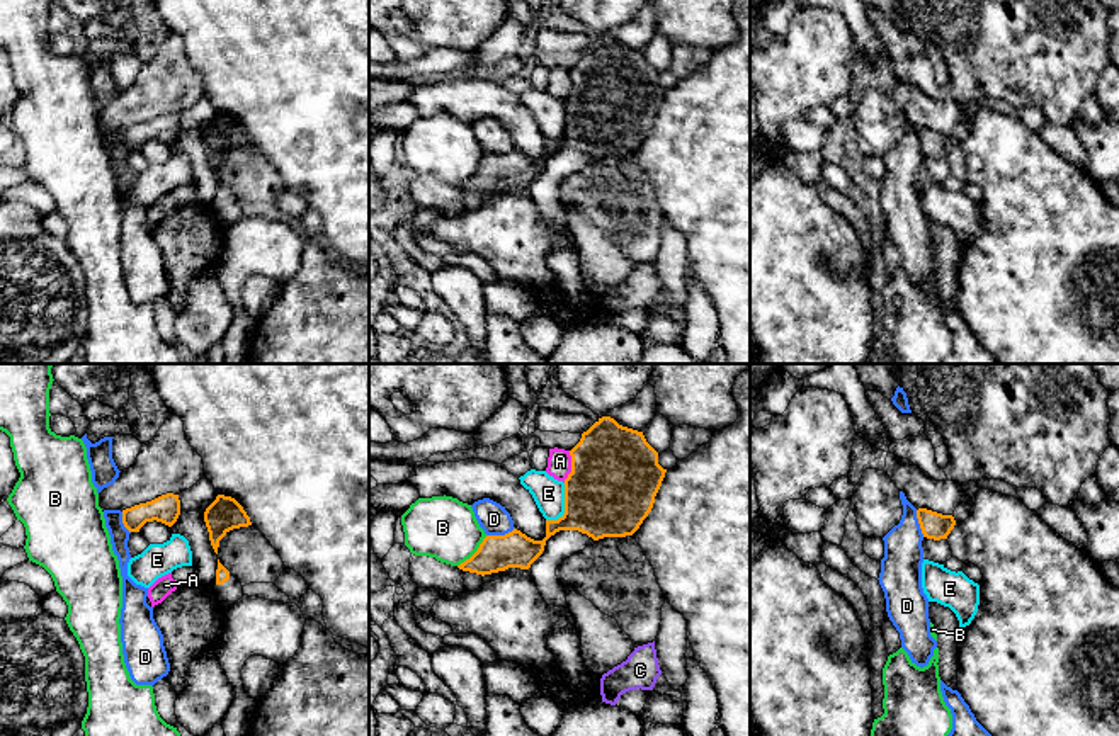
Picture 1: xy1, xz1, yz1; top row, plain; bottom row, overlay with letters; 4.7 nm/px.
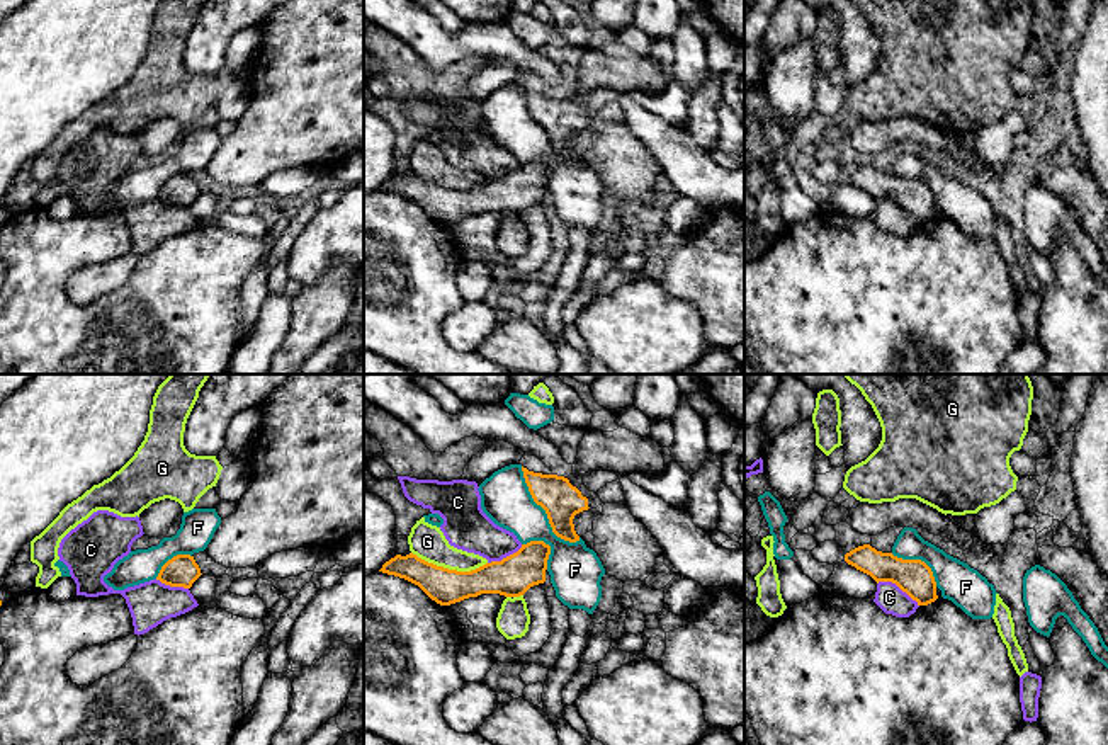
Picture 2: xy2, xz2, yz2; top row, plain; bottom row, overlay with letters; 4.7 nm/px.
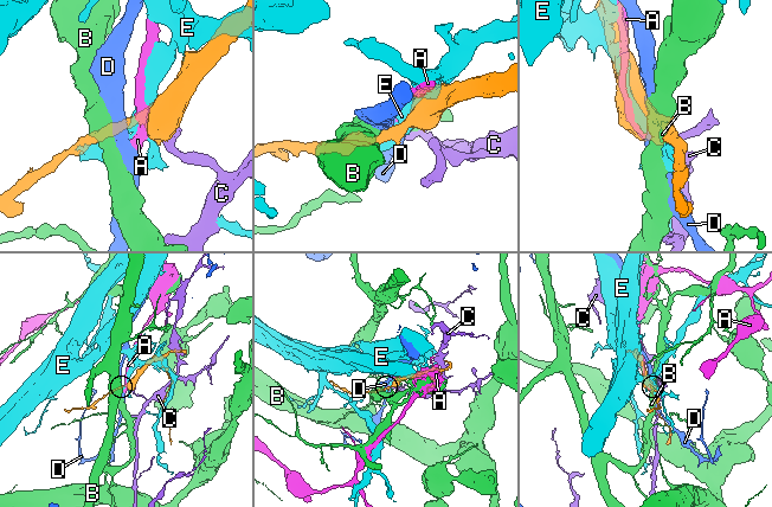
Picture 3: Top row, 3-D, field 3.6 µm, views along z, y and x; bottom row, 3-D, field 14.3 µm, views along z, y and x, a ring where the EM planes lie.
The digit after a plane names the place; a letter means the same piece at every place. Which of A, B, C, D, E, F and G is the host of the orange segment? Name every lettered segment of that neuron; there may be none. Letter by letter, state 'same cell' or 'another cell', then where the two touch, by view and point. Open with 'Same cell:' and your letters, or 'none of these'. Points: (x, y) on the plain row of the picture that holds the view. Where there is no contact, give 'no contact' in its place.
Same cell: none of these
A: another cell; contact xz1 (572, 85)
B: another cell; contact xz1 (475, 172)
C: another cell; contact yz2 (899, 206)
D: another cell; contact xz1 (500, 155)
E: another cell; contact xz1 (565, 126)
F: another cell; contact xz2 (546, 131)
G: another cell; contact xz2 (447, 187)

